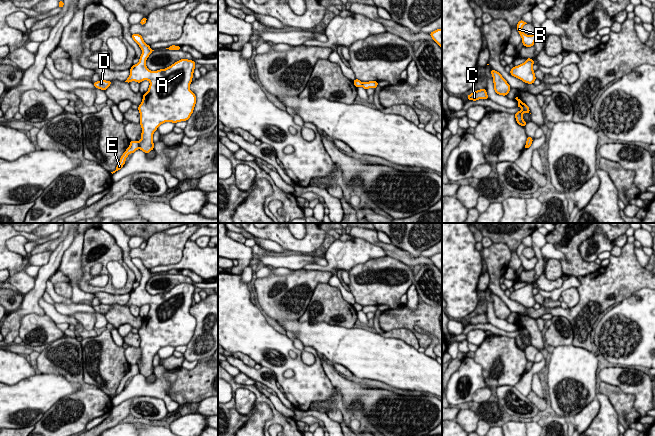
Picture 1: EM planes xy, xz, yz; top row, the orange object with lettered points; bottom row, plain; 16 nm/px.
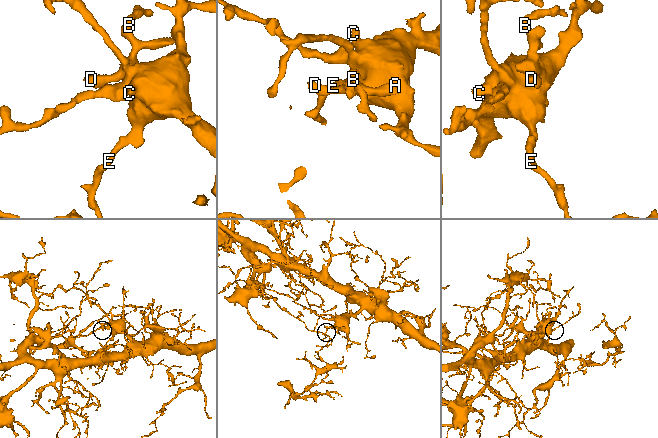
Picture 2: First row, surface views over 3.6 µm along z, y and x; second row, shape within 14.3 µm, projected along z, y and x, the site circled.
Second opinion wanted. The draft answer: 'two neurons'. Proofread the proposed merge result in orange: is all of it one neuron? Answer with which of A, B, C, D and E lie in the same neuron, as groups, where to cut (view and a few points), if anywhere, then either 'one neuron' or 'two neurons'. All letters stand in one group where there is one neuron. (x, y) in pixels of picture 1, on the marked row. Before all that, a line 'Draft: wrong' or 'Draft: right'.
Draft: right
A B C D / E | xy (137, 141), (140, 148) | two neurons

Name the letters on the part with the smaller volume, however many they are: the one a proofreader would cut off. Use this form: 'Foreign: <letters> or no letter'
Foreign: E

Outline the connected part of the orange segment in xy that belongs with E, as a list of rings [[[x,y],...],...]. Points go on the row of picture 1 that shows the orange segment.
[[[130,141],[129,147],[126,149],[126,151],[123,153],[123,155],[120,158],[119,163],[117,164],[116,170],[111,171],[110,174],[114,174],[116,171],[120,170],[123,165],[125,164],[126,158],[128,157],[129,154],[134,153],[136,150],[140,149],[139,148],[139,143],[138,141]]]

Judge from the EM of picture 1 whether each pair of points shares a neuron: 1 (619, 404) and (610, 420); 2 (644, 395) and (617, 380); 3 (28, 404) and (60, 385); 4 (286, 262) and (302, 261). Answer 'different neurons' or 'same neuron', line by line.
1: different neurons
2: same neuron
3: same neuron
4: same neuron

